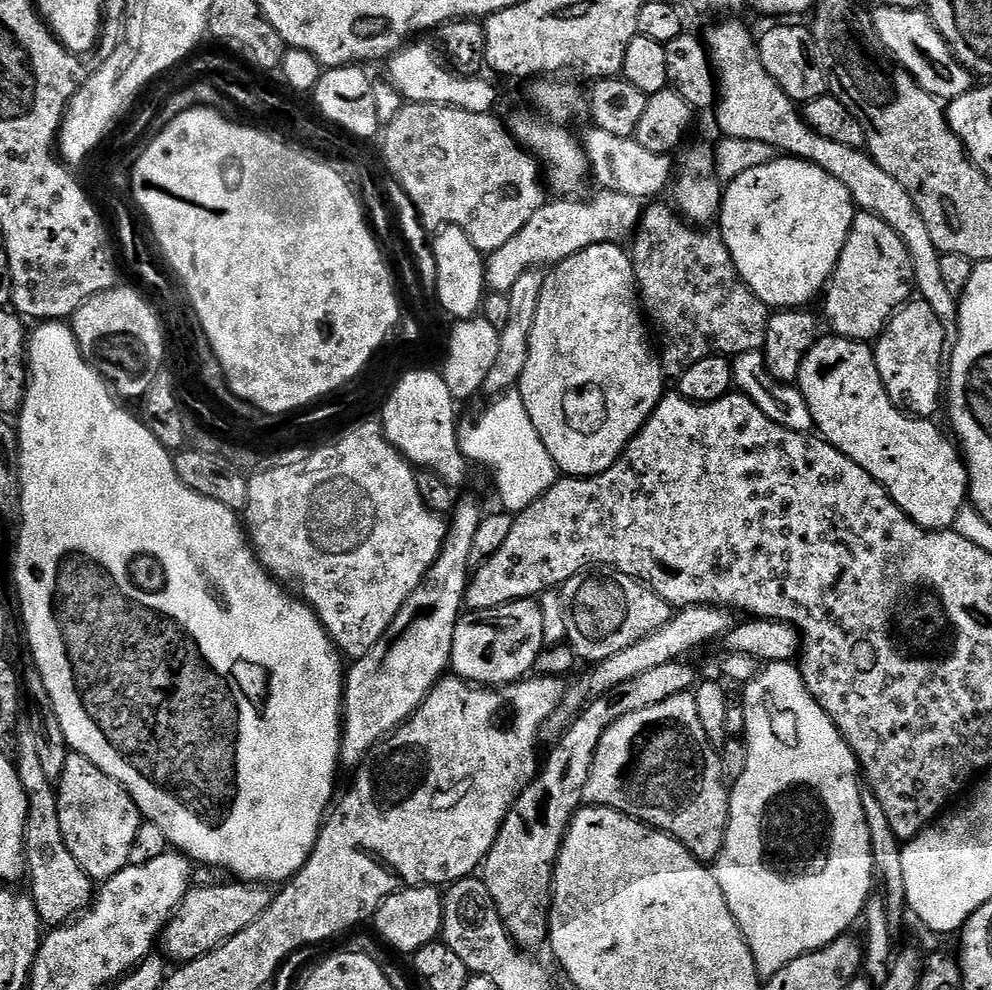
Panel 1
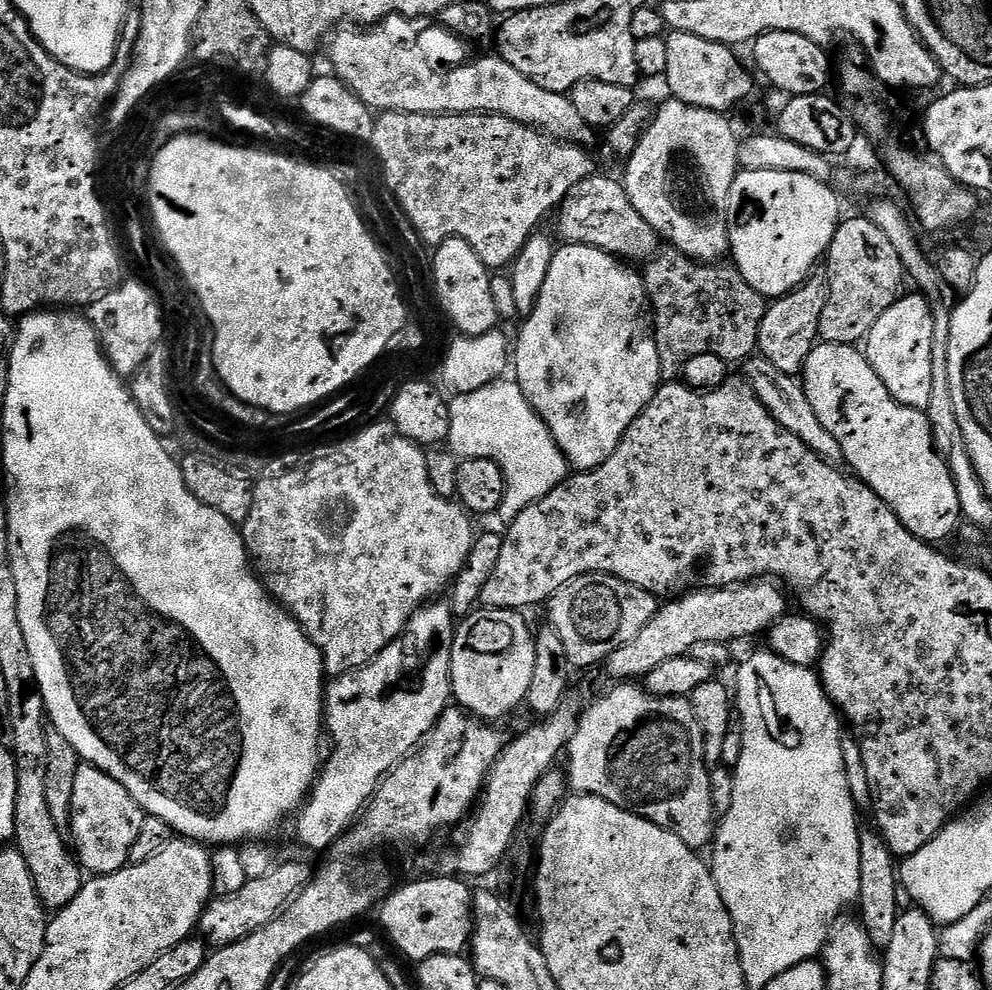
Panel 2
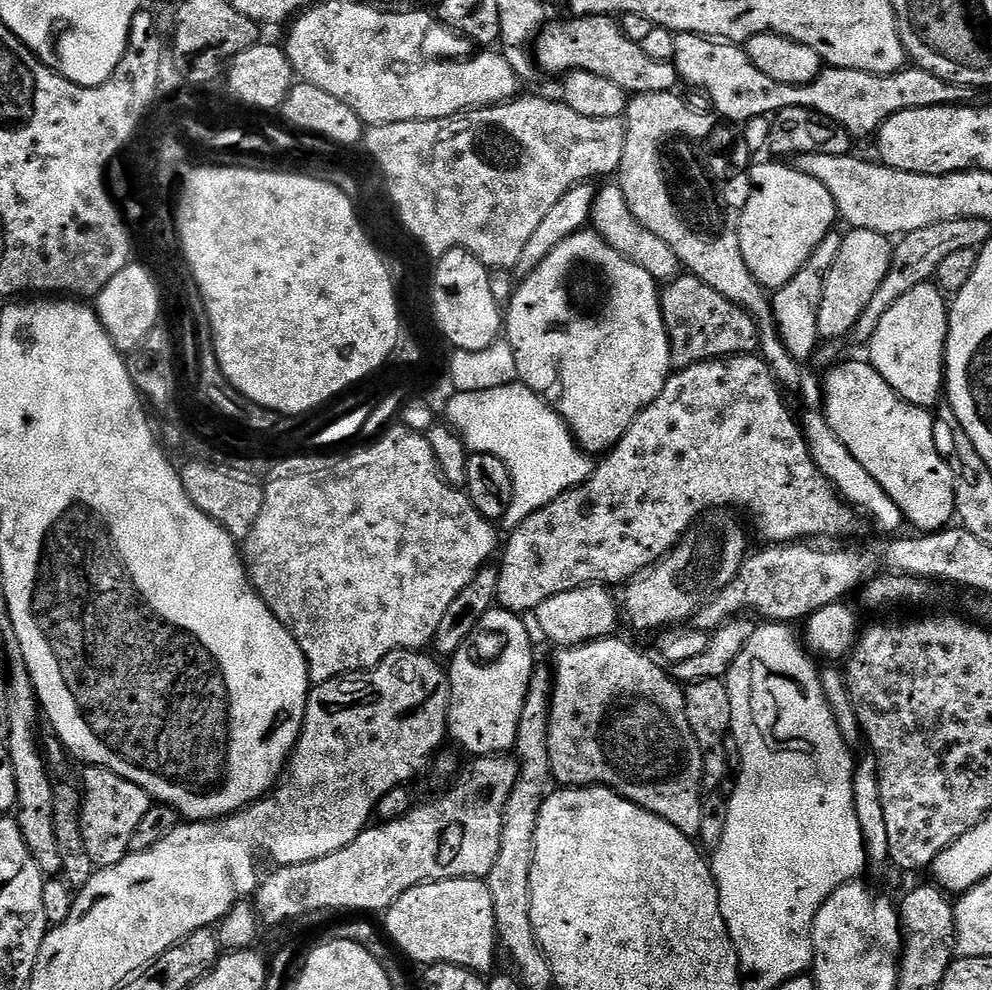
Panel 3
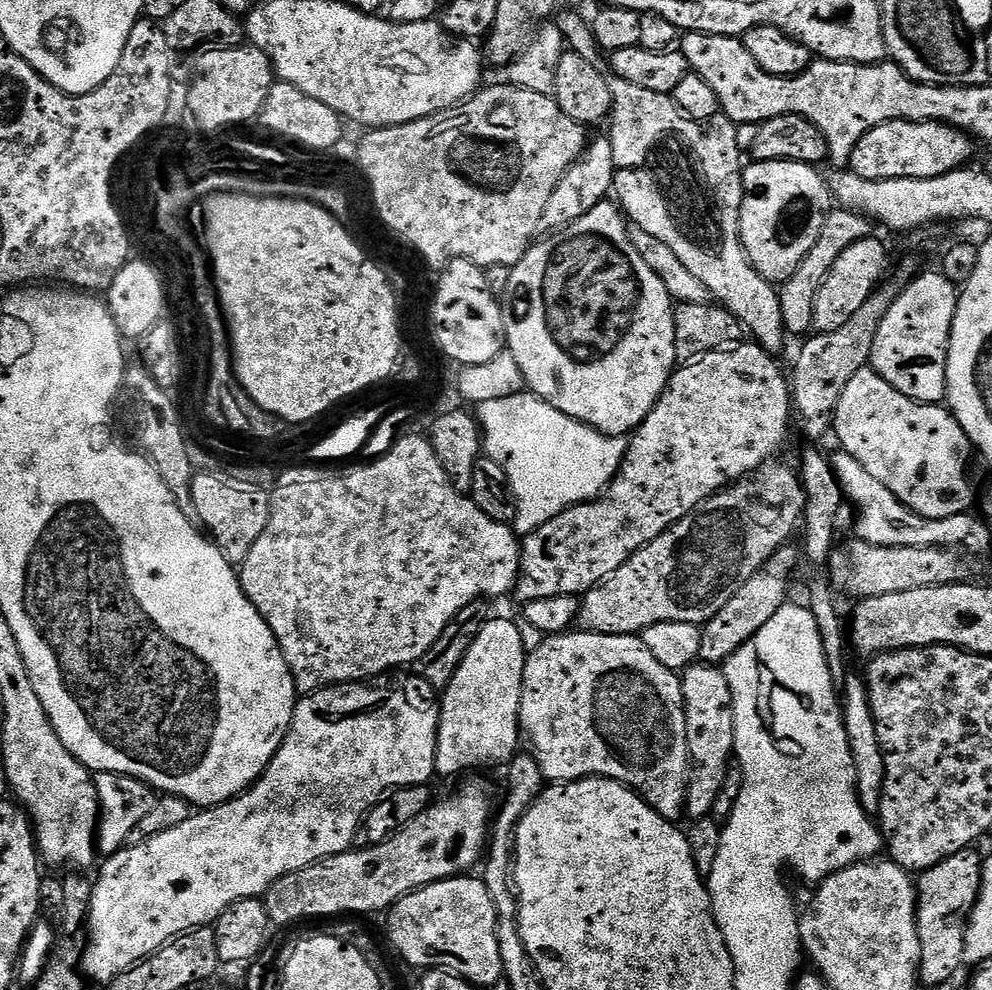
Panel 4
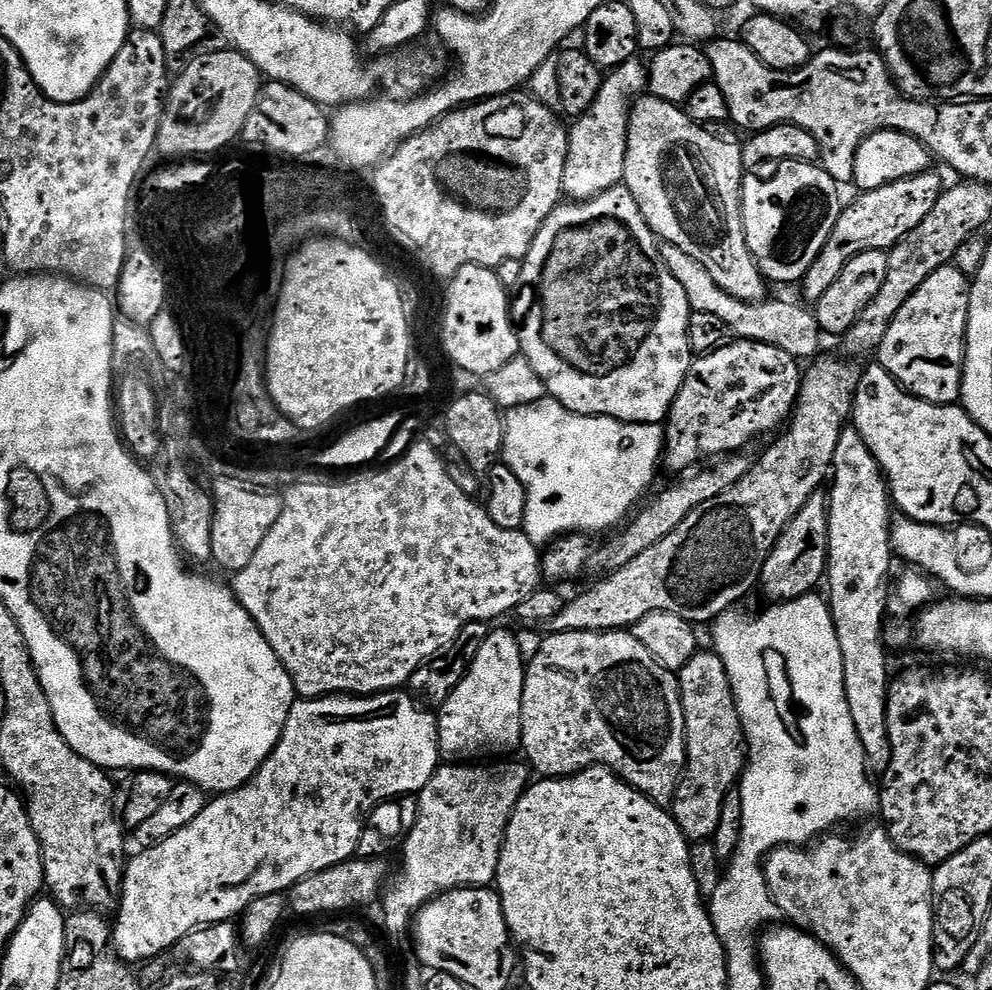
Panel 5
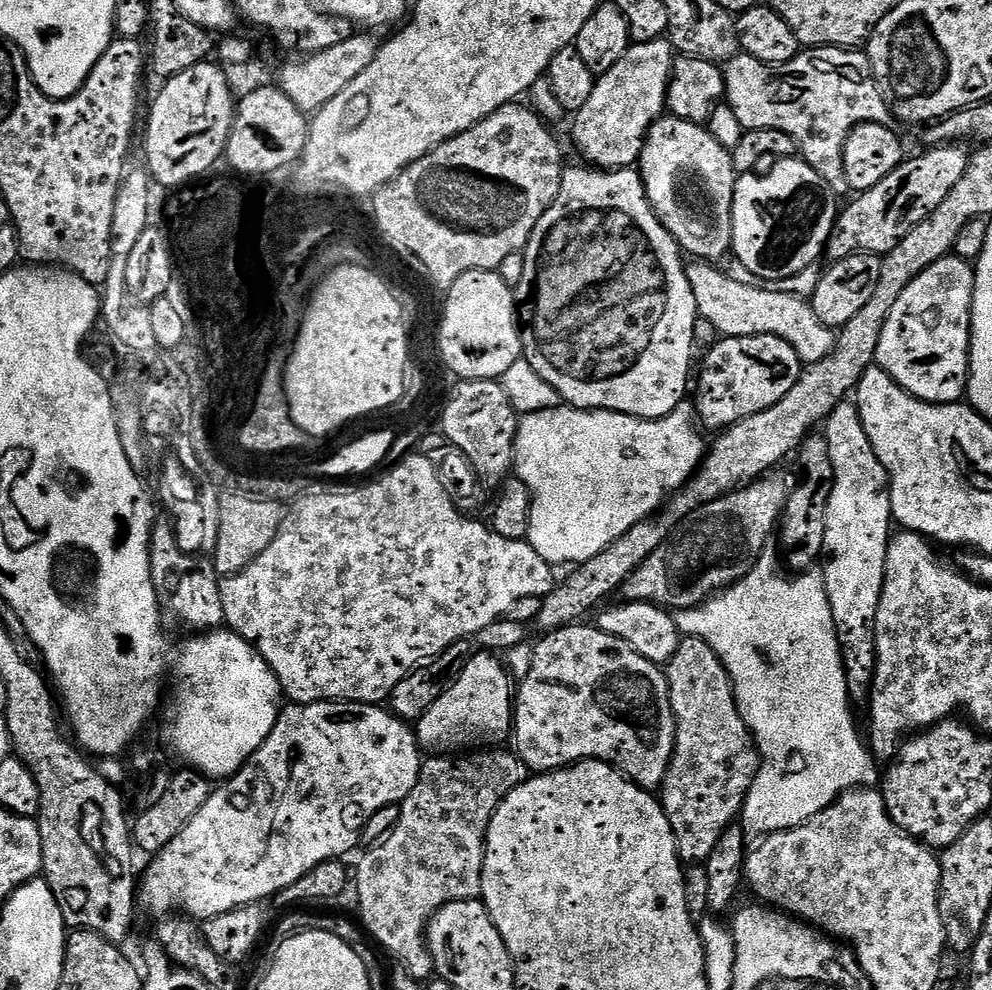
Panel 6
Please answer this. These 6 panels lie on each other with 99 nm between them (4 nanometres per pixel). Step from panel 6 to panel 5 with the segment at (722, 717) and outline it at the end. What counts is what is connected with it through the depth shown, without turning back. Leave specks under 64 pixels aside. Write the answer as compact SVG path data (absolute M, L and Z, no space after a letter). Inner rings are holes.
M698 650L678 673L680 685L680 705L684 715L684 749L688 761L684 764L684 778L681 780L676 796L670 805L670 815L689 841L707 841L716 832L718 818L726 798L737 787L744 774L746 763L746 737L740 715L736 709L736 699L726 674L726 666L715 651Z

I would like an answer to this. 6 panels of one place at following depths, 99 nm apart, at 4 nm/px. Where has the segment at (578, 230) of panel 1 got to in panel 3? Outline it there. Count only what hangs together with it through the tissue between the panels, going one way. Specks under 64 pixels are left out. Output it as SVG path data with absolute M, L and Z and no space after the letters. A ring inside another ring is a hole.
M608 183L612 184L606 185L604 189L601 187L596 193L596 201L592 207L590 219L591 227L599 232L600 237L611 248L618 250L618 254L622 254L630 262L642 266L642 270L646 270L646 274L653 276L656 281L675 280L677 276L681 275L682 265L674 254L674 250L670 250L670 246L666 246L666 242L662 242L662 238L658 238L658 234L646 230L646 226L642 226L642 222L638 222L638 218L634 218L619 183Z

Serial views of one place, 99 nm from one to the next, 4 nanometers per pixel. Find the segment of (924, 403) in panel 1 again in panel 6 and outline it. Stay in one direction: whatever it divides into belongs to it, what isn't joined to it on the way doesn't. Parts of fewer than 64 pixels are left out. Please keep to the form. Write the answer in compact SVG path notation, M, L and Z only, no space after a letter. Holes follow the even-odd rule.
M943 256L934 266L922 270L906 290L902 290L894 310L882 326L876 364L900 388L928 404L954 404L965 399L968 391L968 354L972 342L972 299L976 285L976 269L961 256Z

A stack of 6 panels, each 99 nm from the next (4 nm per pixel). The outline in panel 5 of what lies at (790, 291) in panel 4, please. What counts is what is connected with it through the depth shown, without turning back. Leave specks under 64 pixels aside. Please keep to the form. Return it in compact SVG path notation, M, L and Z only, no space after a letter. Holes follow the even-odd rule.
M929 170L911 176L909 180L890 182L878 190L860 192L857 200L837 215L834 230L830 230L830 238L826 238L826 246L822 246L822 250L818 250L818 258L810 262L810 270L806 270L802 281L803 299L809 305L817 304L822 294L826 294L834 284L834 278L842 274L842 266L846 266L850 258L866 250L893 248L903 236L914 230L914 226L918 226L918 222L922 222L922 218L926 218L926 214L930 214L930 210L934 210L934 202L938 202L941 191L939 174L936 170Z

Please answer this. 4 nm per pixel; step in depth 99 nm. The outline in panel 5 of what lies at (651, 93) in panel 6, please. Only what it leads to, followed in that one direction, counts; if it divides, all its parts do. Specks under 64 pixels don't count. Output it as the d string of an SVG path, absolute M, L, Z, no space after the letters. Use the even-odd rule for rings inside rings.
M633 58L627 60L626 63L620 64L617 68L611 69L604 76L604 81L602 86L598 90L598 98L594 98L594 102L590 106L590 110L586 110L582 115L575 117L574 123L576 125L571 125L568 134L568 153L566 154L566 166L564 167L564 178L562 181L562 192L564 192L569 201L579 202L581 200L589 200L594 198L598 194L602 194L606 190L617 187L624 179L624 162L625 162L625 152L626 152L626 142L628 141L628 115L632 112L632 105L636 103L638 97L647 89L648 86L648 70L643 63L639 64L639 59Z

